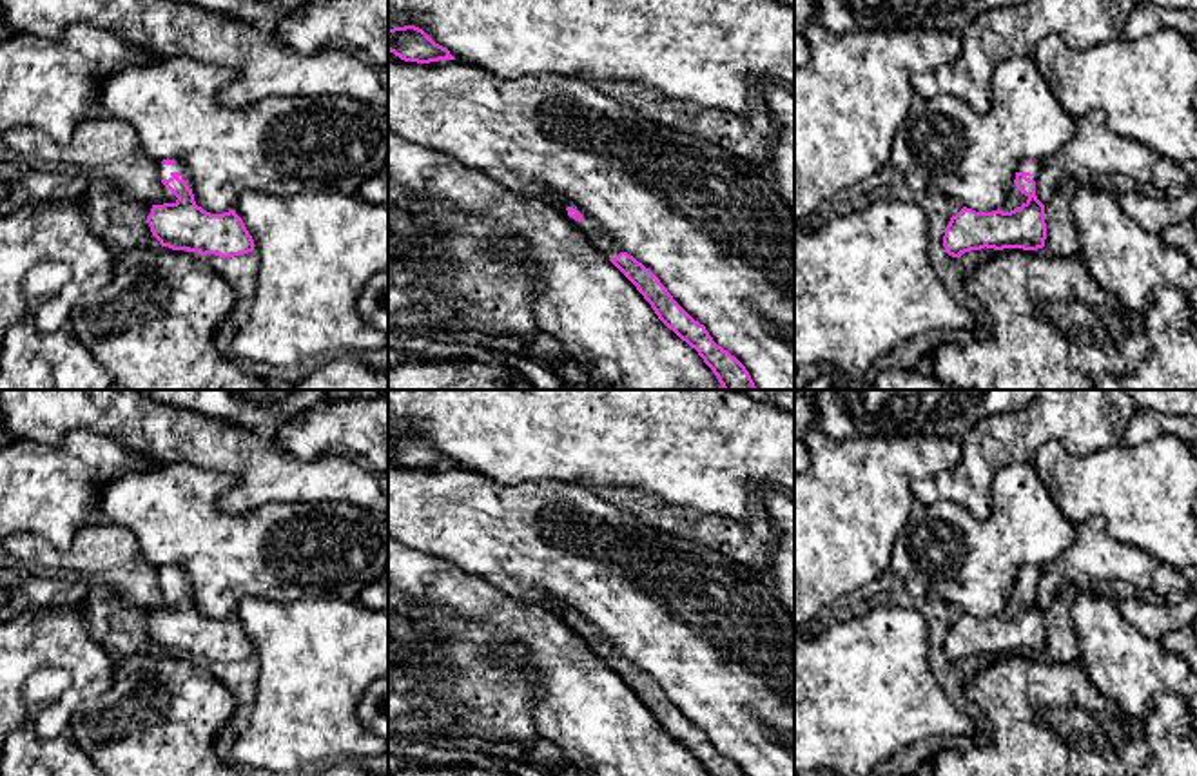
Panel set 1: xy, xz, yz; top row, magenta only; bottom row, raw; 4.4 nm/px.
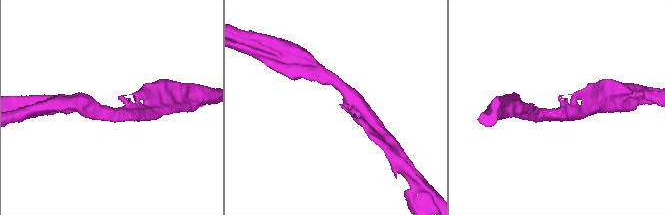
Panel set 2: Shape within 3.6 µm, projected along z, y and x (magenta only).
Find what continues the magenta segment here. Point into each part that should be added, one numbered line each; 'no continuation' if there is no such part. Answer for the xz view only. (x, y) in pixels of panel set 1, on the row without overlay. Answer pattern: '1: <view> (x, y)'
1: xz (597, 642)

